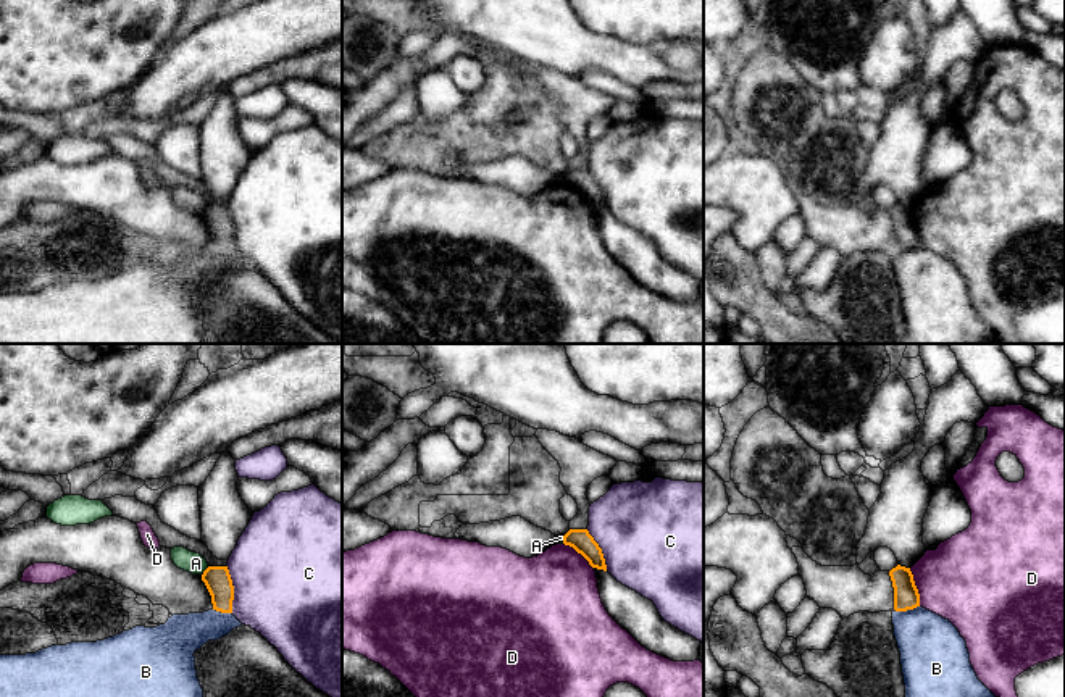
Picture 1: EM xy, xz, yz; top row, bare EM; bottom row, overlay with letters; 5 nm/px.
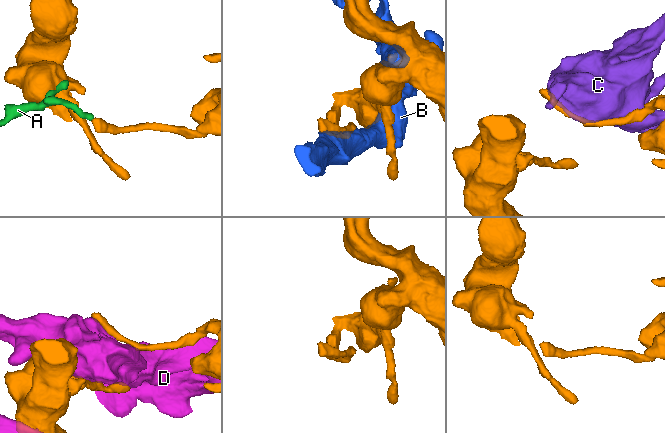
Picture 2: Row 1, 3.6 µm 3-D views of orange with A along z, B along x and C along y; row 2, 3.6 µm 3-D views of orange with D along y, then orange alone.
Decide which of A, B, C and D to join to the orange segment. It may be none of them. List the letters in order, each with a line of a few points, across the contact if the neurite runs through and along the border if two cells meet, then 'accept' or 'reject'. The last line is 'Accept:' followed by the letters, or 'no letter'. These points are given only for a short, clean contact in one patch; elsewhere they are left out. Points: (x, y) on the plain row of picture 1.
A: line xy (208, 205), (202, 213); reject
B: reject
C: reject
D: reject
Accept: no letter

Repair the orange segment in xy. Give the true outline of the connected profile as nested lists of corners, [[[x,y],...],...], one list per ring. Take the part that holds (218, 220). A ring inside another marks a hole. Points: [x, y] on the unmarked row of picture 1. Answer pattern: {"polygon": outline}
{"polygon": [[[208,205],[202,219],[211,234],[213,248],[232,252],[234,224],[228,205]]]}

